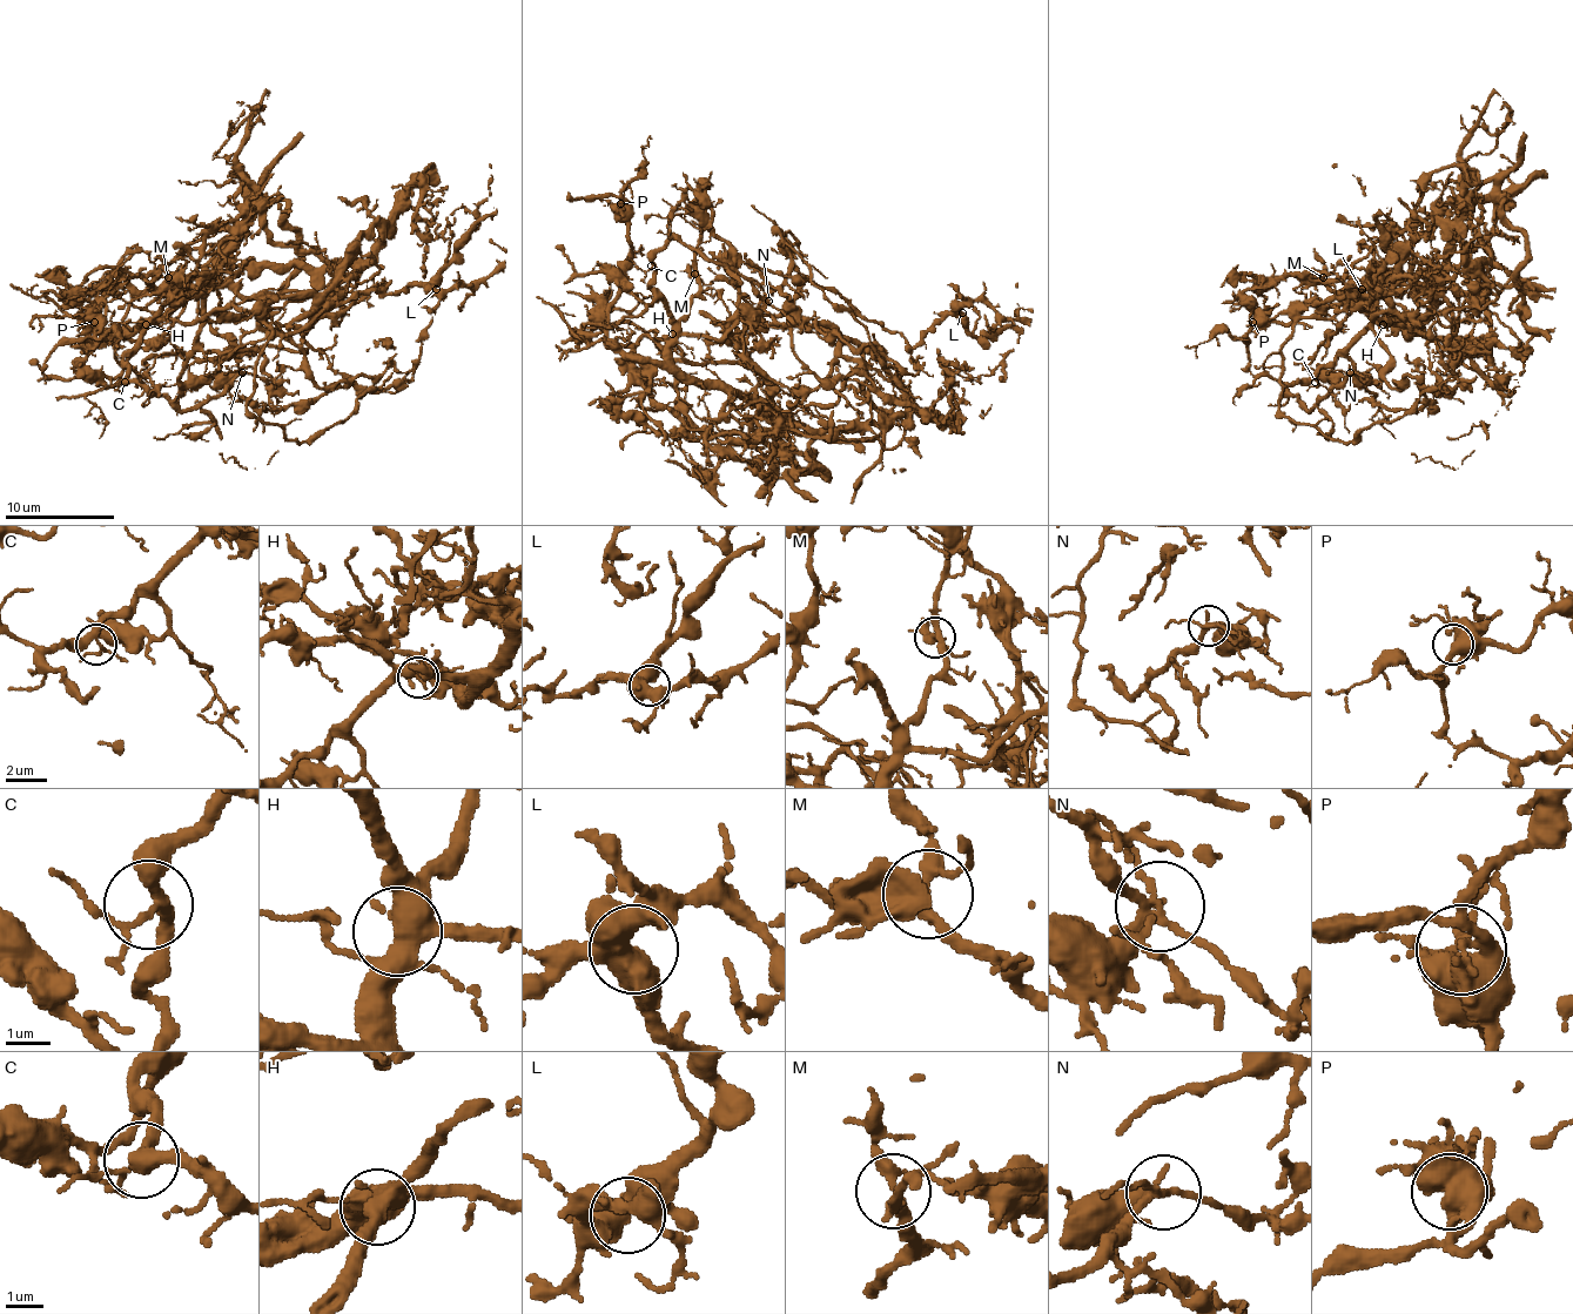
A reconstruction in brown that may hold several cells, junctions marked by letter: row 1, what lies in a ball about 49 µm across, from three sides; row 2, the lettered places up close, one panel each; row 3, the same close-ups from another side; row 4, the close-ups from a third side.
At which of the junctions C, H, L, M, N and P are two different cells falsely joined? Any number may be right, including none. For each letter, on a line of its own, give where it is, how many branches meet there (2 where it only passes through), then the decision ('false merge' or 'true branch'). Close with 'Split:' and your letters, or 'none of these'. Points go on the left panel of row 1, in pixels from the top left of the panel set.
C: (125, 382) | 4 | true branch
H: (146, 324) | 5 | true branch
L: (436, 289) | 4 | true branch
M: (168, 277) | 4 | true branch
N: (242, 372) | 4 | false merge
P: (94, 322) | 4 | true branch
Split: N

